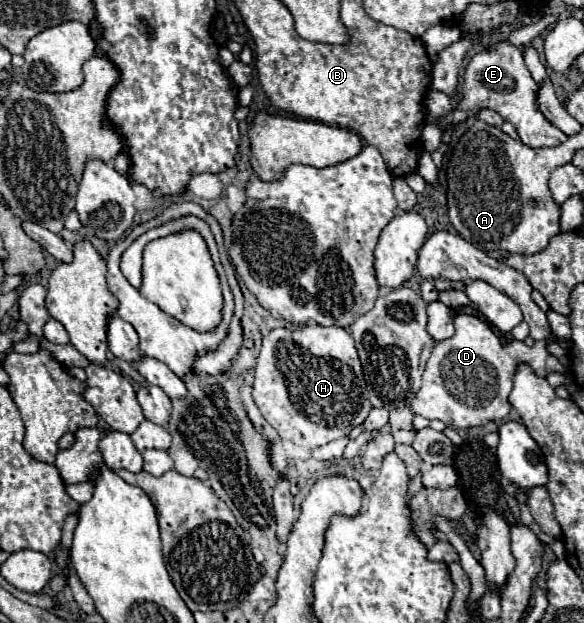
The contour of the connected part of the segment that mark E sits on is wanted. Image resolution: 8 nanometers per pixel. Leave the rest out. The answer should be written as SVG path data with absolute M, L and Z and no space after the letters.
M499 42L493 50L473 56L473 60L469 62L469 66L465 70L463 100L459 102L459 108L451 116L445 116L441 122L453 126L457 122L467 120L471 114L475 114L483 108L491 108L491 110L499 112L503 120L507 120L515 126L515 130L525 146L529 146L529 148L559 146L567 140L567 136L541 114L539 104L537 104L537 90L539 90L539 84L533 80L531 72L527 70L521 48L513 46L511 42Z

